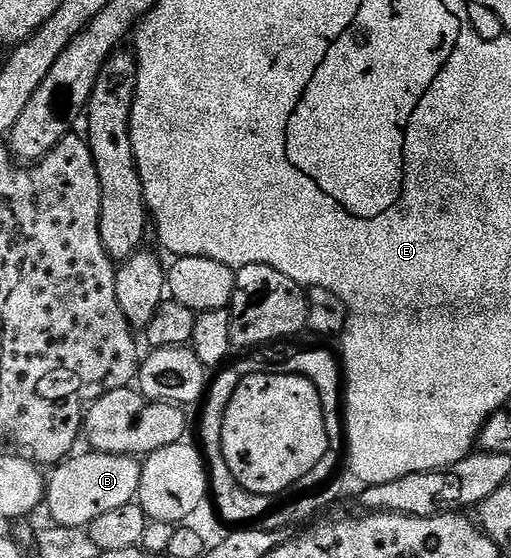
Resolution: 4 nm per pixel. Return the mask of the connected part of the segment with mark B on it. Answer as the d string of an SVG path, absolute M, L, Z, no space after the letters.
M85 451L82 457L77 456L70 456L48 474L44 504L47 509L49 505L49 513L53 516L52 524L85 529L92 521L99 519L99 515L107 515L107 511L115 511L118 507L134 504L139 491L142 466L142 462L136 456L128 453L98 453L96 451Z

